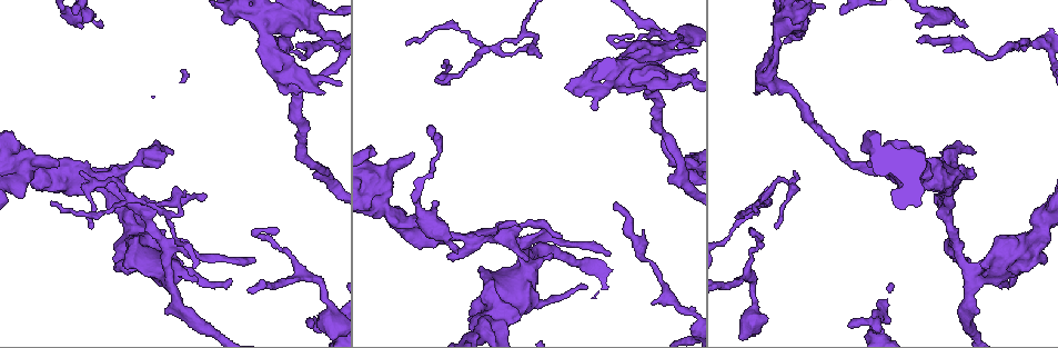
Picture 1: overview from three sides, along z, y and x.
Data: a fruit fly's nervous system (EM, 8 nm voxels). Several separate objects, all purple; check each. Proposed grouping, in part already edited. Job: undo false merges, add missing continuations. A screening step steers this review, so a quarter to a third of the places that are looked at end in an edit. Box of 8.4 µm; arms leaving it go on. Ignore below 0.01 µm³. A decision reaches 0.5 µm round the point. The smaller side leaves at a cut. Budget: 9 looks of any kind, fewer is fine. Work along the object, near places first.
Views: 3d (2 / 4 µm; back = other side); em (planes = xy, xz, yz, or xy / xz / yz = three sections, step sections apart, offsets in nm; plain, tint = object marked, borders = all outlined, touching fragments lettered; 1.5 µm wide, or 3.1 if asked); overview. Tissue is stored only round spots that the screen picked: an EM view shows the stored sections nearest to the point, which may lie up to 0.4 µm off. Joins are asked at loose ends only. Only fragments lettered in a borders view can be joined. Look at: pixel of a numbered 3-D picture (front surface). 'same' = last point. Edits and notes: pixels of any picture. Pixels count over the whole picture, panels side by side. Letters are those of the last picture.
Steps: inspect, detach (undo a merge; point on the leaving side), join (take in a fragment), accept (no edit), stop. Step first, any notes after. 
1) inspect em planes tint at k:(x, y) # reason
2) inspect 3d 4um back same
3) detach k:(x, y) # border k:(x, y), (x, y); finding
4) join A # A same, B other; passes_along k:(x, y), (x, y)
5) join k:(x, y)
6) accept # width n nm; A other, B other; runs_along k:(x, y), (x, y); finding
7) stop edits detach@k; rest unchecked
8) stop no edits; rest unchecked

inspect em planes tint at 1:(52, 203) # an open end

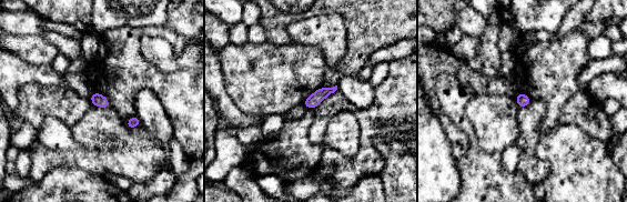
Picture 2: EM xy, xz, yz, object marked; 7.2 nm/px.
inspect em planes borders same

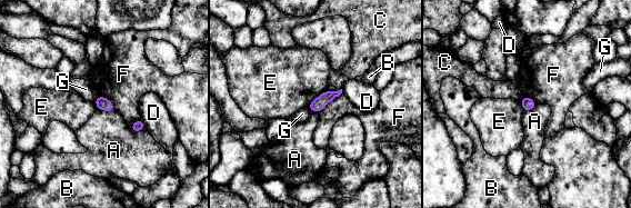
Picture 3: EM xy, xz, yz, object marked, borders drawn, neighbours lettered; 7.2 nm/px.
accept # width 90 nm; A other, B other, C other, D other, E other, F other, G other; border 3:(341, 92), (318, 111); no lettered fragment goes on from it

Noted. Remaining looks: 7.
inspect 3d 4um at 1:(975, 152) # free end

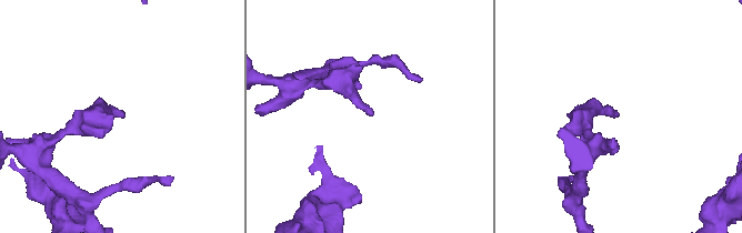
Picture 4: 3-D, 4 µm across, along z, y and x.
inspect em planes tint at 4:(123, 118) # now the EM

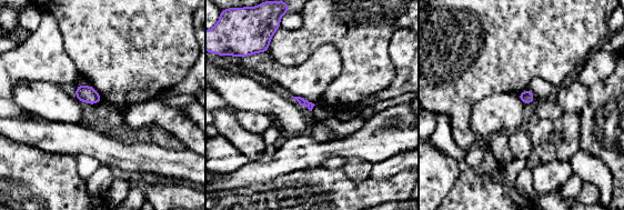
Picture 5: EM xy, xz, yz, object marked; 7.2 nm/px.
inspect em planes borders same # what lies round it

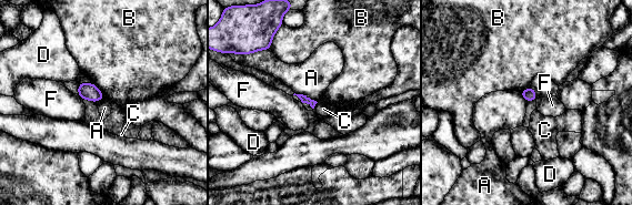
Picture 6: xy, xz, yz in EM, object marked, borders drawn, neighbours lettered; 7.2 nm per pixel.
accept # A other, B other, C other, D other, F other; none of them fits

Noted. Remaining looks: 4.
inspect em xz step 8 tint at 1:(127, 263) # an open end

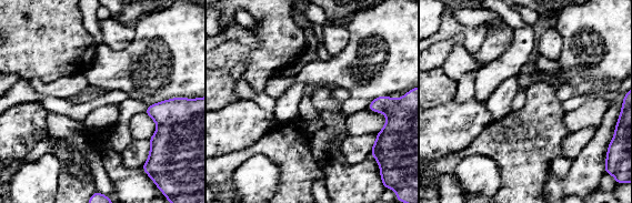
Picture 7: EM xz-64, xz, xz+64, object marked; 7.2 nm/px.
inspect em planes borders same # another direction

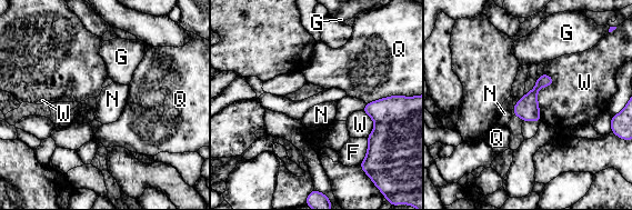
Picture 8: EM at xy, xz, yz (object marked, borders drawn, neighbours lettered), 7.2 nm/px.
accept # F other, G other, N other, Q other, W other; border 8:(513, 106), (511, 109); no lettered fragment goes on from it

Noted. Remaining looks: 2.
inspect em xz step 8 tint at 1:(436, 207) # free end

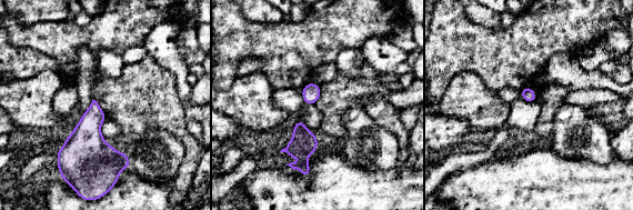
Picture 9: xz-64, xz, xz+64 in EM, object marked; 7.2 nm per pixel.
inspect em xz step 8 borders same

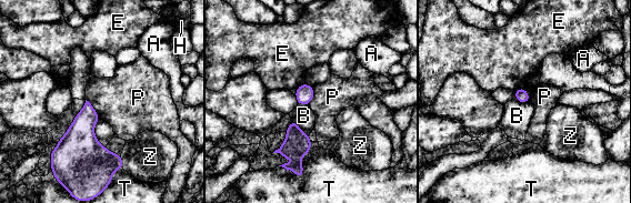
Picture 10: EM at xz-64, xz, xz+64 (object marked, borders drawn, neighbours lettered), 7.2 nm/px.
accept # longest_contact T 280 nm; A other, B other, E other, H other, P other, T other, Z other; no lettered fragment goes on from it

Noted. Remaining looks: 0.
stop no edits; rest unchecked

